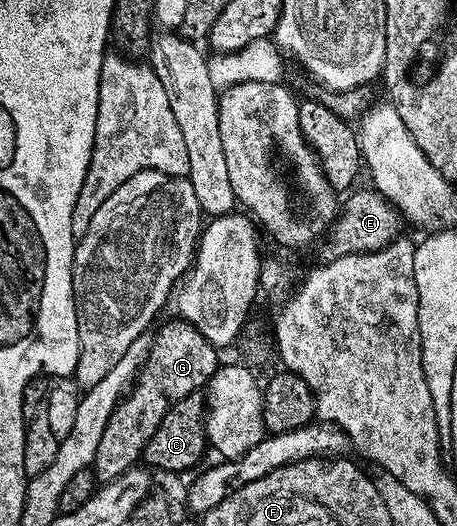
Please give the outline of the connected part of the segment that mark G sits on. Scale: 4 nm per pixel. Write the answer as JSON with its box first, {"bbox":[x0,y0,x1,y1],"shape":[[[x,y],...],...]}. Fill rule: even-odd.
{"bbox":[92,320,220,483],"shape":[[[181,320],[173,321],[164,323],[162,327],[159,325],[153,331],[150,350],[144,364],[138,369],[134,385],[118,403],[112,416],[108,416],[108,424],[100,436],[92,467],[92,473],[99,483],[111,482],[116,480],[116,476],[135,469],[160,420],[164,420],[166,413],[180,400],[189,394],[199,393],[218,371],[220,359],[216,347],[195,326]]]}

